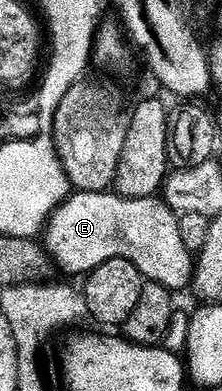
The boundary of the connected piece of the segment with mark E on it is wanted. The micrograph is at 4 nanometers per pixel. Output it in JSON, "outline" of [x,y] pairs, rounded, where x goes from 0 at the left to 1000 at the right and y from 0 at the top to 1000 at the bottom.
{"outline":[[[347,488],[230,547],[189,604],[189,621],[248,683],[324,706],[383,706],[450,675],[541,660],[599,673],[662,719],[721,724],[770,747],[806,747],[802,742],[829,734],[842,739],[869,719],[874,665],[860,642],[824,619],[820,578],[797,568],[797,550],[734,509],[703,501],[595,506],[509,496],[518,494],[482,488]]]}

